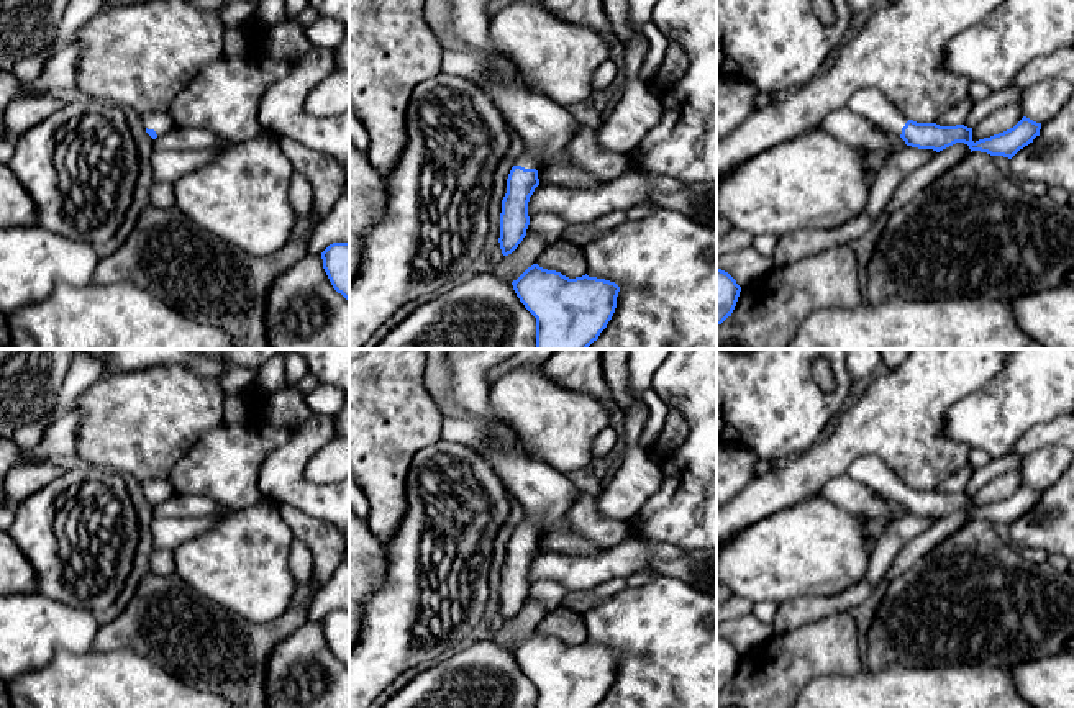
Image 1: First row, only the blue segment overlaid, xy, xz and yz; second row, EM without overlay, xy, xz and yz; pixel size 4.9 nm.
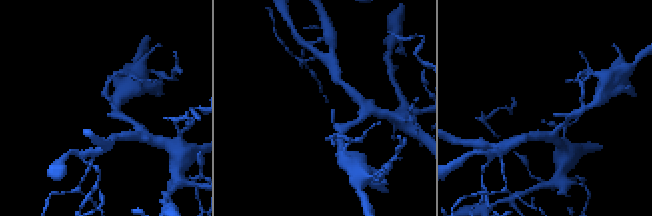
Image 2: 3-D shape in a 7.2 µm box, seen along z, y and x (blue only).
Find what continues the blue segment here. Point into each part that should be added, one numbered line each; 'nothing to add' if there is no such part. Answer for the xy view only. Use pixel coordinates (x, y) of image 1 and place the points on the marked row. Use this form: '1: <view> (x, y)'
1: xy (161, 122)

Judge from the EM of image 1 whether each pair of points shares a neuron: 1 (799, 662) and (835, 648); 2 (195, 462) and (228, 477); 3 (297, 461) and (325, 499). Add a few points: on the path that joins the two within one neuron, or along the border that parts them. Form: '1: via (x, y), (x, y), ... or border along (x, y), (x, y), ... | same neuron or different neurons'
1: via (807, 654), (814, 649), (827, 648) | same neuron
2: via (204, 467), (220, 469) | same neuron
3: via (297, 472), (297, 479), (314, 495) | same neuron

